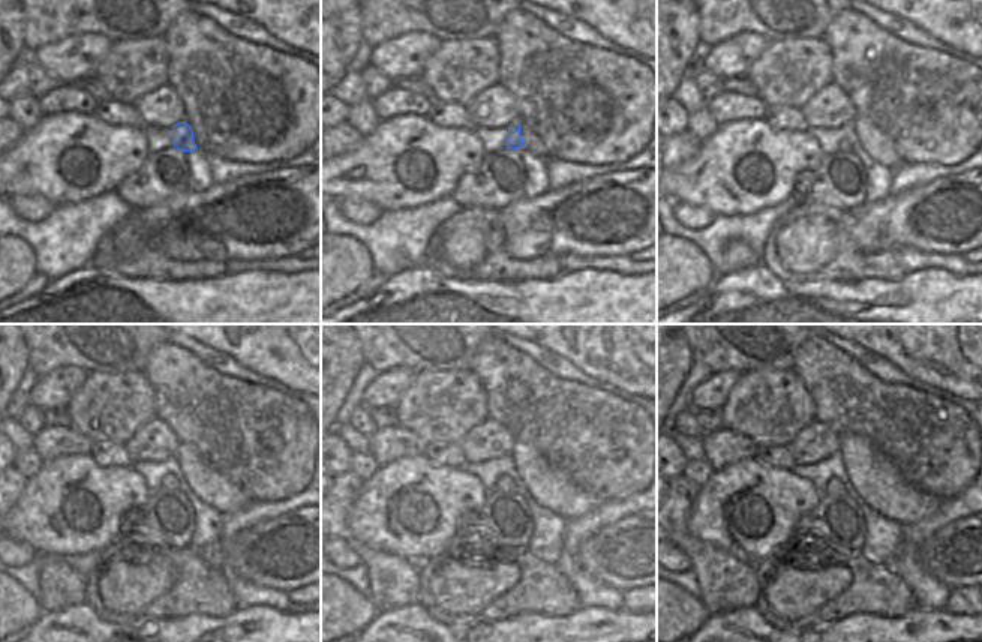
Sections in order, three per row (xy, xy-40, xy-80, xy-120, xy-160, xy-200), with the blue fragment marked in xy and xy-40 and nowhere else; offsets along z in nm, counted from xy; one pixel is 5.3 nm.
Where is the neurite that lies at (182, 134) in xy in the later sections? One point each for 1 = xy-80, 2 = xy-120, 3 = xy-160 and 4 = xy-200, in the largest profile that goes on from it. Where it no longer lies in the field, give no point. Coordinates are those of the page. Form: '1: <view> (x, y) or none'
1: xy-80 (844, 146)
2: xy-120 (170, 482)
3: xy-160 (504, 482)
4: xy-200 (834, 488)

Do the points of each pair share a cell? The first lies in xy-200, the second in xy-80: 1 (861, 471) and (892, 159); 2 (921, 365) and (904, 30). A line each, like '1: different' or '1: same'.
1: same
2: different

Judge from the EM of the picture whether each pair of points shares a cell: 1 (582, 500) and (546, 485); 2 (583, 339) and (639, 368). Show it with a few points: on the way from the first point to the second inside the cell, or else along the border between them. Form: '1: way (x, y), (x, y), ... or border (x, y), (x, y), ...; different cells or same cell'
1: way (573, 500), (565, 500), (555, 491); same cell
2: way (597, 341), (607, 351), (622, 351), (625, 354); same cell

